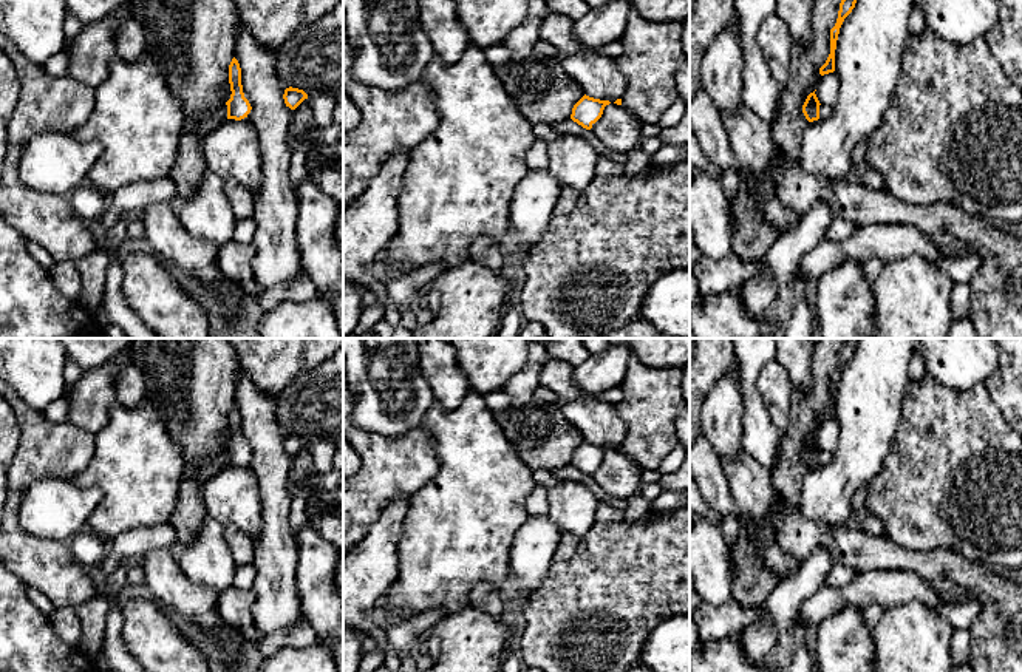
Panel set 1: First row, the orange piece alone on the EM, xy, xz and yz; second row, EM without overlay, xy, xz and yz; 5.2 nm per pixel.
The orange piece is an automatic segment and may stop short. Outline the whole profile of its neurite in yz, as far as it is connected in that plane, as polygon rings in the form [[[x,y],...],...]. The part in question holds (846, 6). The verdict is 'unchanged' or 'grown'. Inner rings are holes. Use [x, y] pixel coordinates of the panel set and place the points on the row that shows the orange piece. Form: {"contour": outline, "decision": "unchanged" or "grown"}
{"contour": [[[841,0],[841,3],[840,3],[840,11],[838,11],[836,23],[830,29],[830,54],[829,54],[826,63],[819,68],[819,74],[821,76],[835,71],[835,49],[836,49],[836,40],[838,40],[840,28],[841,28],[844,19],[855,8],[855,3],[857,3],[857,0]]], "decision": "unchanged"}

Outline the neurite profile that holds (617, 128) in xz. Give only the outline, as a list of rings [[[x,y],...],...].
[[[609,104],[592,124],[595,136],[612,151],[631,151],[640,145],[642,124],[622,105]]]

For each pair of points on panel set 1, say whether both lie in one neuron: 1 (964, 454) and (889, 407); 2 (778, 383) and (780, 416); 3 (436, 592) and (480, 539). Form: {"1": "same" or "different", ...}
{"1": "different", "2": "same", "3": "same"}

